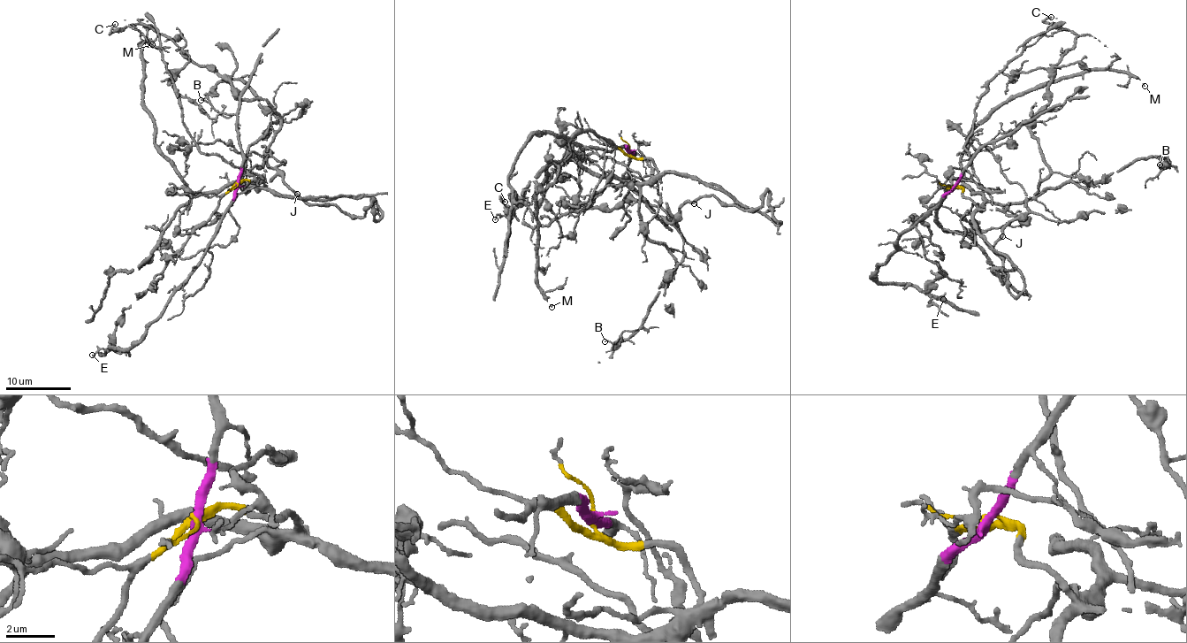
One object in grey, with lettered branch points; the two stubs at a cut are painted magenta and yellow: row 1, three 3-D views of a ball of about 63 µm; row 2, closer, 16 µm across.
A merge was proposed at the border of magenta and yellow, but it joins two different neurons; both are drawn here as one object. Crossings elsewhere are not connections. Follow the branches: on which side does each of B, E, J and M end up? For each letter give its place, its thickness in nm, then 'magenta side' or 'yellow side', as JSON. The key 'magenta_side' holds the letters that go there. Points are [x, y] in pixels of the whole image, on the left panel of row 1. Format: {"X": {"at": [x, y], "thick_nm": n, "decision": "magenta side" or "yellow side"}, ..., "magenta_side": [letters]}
{"B": {"at": [201, 100], "thick_nm": 110, "decision": "yellow side"}, "E": {"at": [92, 355], "thick_nm": 120, "decision": "magenta side"}, "J": {"at": [297, 194], "thick_nm": 280, "decision": "yellow side"}, "M": {"at": [152, 44], "thick_nm": 110, "decision": "yellow side"}, "magenta_side": ["E"]}

